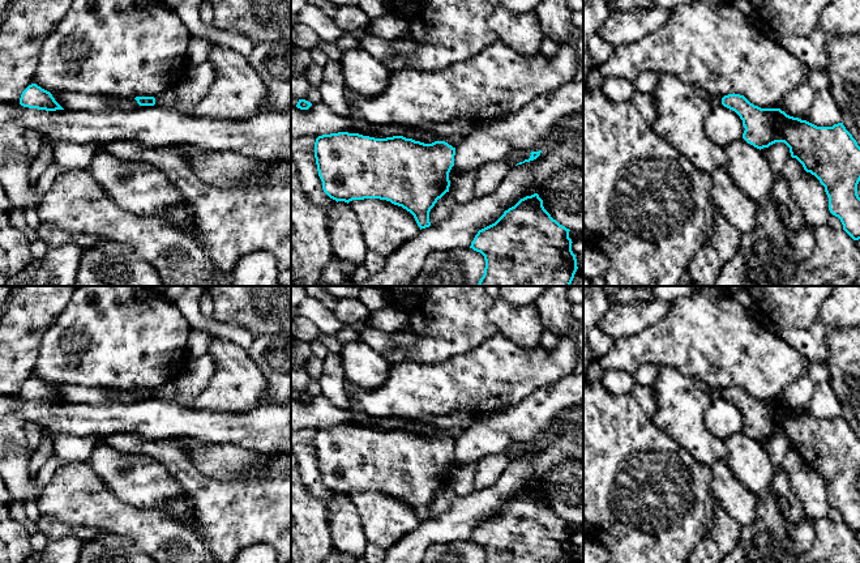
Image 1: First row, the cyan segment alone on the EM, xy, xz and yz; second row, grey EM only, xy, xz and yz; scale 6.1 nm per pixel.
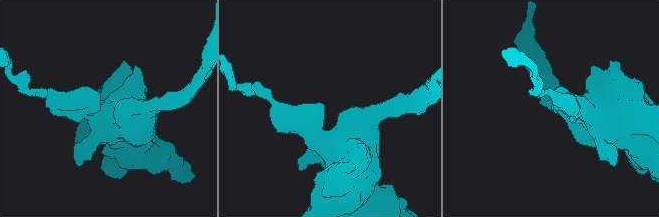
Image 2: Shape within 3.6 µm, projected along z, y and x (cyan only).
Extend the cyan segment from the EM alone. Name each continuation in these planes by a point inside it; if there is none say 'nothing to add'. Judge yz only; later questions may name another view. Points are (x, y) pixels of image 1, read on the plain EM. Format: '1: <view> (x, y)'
nothing to add

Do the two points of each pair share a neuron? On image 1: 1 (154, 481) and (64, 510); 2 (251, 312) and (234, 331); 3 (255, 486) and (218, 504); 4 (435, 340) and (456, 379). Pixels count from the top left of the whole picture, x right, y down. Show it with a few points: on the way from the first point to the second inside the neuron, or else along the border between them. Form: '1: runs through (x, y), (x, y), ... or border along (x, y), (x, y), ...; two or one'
1: border along (94, 472), (120, 499), (142, 508); two
2: border along (213, 318), (222, 323), (243, 327), (253, 338); two
3: runs through (245, 495), (236, 504), (227, 504); one
4: border along (474, 348), (440, 362), (415, 363); two

